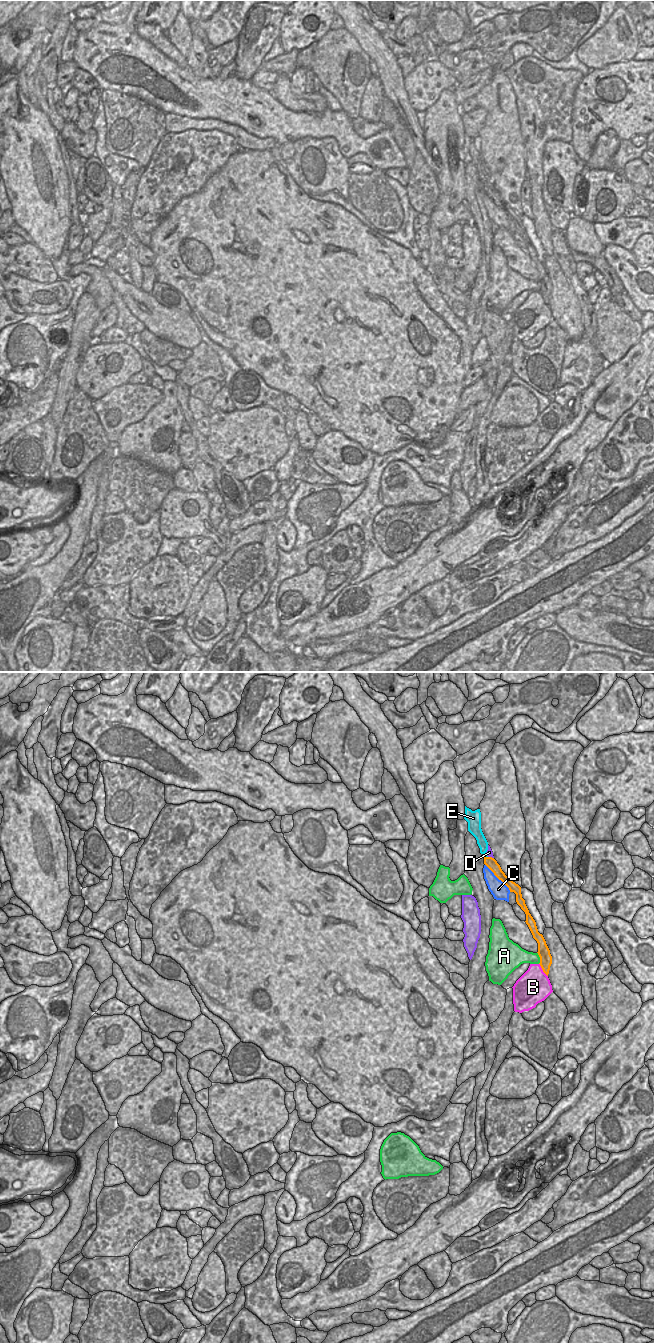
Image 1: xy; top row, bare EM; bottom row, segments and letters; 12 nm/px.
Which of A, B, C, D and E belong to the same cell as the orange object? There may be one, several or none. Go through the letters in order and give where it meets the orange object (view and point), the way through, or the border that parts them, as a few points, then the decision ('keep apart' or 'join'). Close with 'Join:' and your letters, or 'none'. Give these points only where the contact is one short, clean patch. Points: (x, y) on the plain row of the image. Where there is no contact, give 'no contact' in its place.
A: meets orange in xy at (540, 286); border along xy (537, 280), (539, 291); keep apart
B: meets orange in xy at (542, 297); keep apart
C: meets orange in xy at (498, 206); keep apart
D: meets orange in xy at (491, 185); border along xy (488, 184), (493, 186); keep apart
E: meets orange in xy at (486, 185); runs through xy (491, 191), (486, 185), (481, 168); join
Join: E

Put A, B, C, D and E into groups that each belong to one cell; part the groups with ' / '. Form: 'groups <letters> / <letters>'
groups A / B / C / D / E

